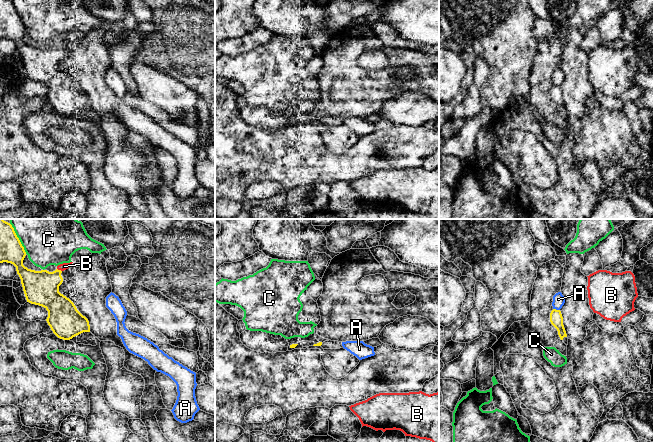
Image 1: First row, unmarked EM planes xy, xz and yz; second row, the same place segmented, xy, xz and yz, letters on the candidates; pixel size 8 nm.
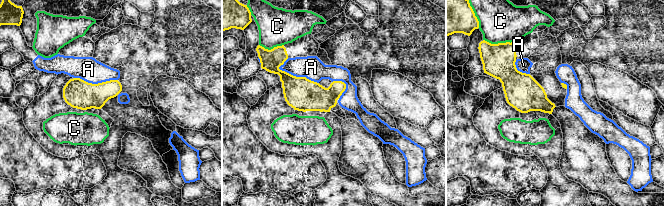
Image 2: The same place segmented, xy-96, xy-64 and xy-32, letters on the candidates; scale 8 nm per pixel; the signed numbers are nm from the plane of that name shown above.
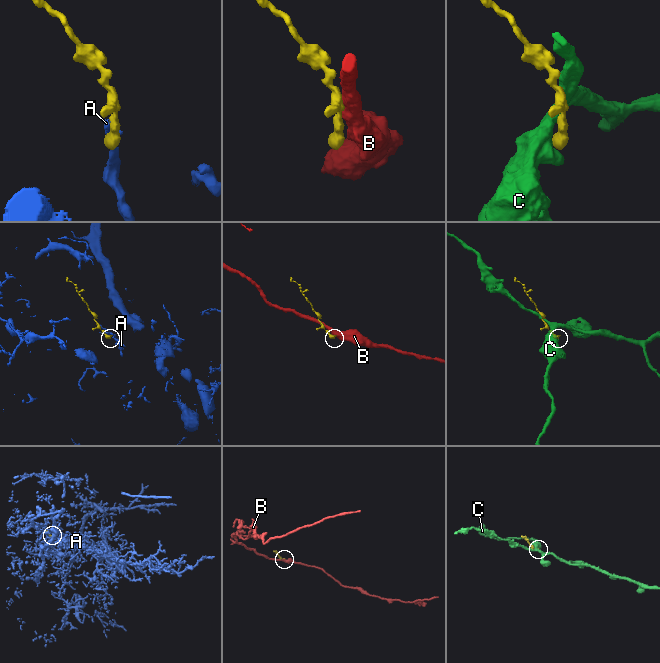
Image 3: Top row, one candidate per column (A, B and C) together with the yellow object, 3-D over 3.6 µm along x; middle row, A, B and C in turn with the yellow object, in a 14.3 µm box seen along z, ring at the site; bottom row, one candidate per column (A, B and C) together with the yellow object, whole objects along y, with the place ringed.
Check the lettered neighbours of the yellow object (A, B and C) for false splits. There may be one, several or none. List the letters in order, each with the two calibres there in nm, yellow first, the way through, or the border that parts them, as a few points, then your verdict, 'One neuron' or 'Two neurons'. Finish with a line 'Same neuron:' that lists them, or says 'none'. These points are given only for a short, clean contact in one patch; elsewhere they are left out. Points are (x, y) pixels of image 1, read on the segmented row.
A: Thickness 110 nm (yellow) against 100 nm. Two neurons
B: Thickness 280 nm (yellow) against 60 nm. Boundary: xy (57, 268), (61, 271). Two neurons
C: Thickness 190 nm (yellow) against 500 nm. Two neurons
Same neuron: none

